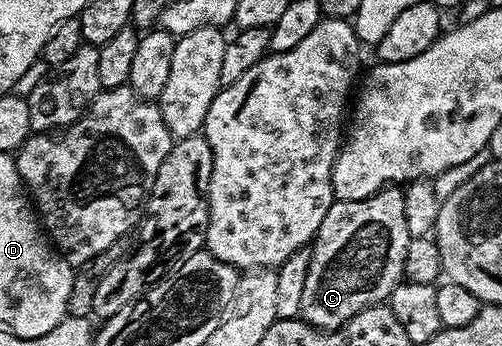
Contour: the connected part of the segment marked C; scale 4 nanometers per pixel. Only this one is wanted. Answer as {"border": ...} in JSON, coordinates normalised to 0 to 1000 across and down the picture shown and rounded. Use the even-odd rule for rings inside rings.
{"border":[[[791,538],[757,546],[725,578],[667,578],[649,616],[620,708],[618,783],[610,783],[610,829],[602,838],[598,916],[629,951],[671,951],[729,887],[771,873],[805,795],[809,720],[819,685],[805,627],[805,555]]]}

